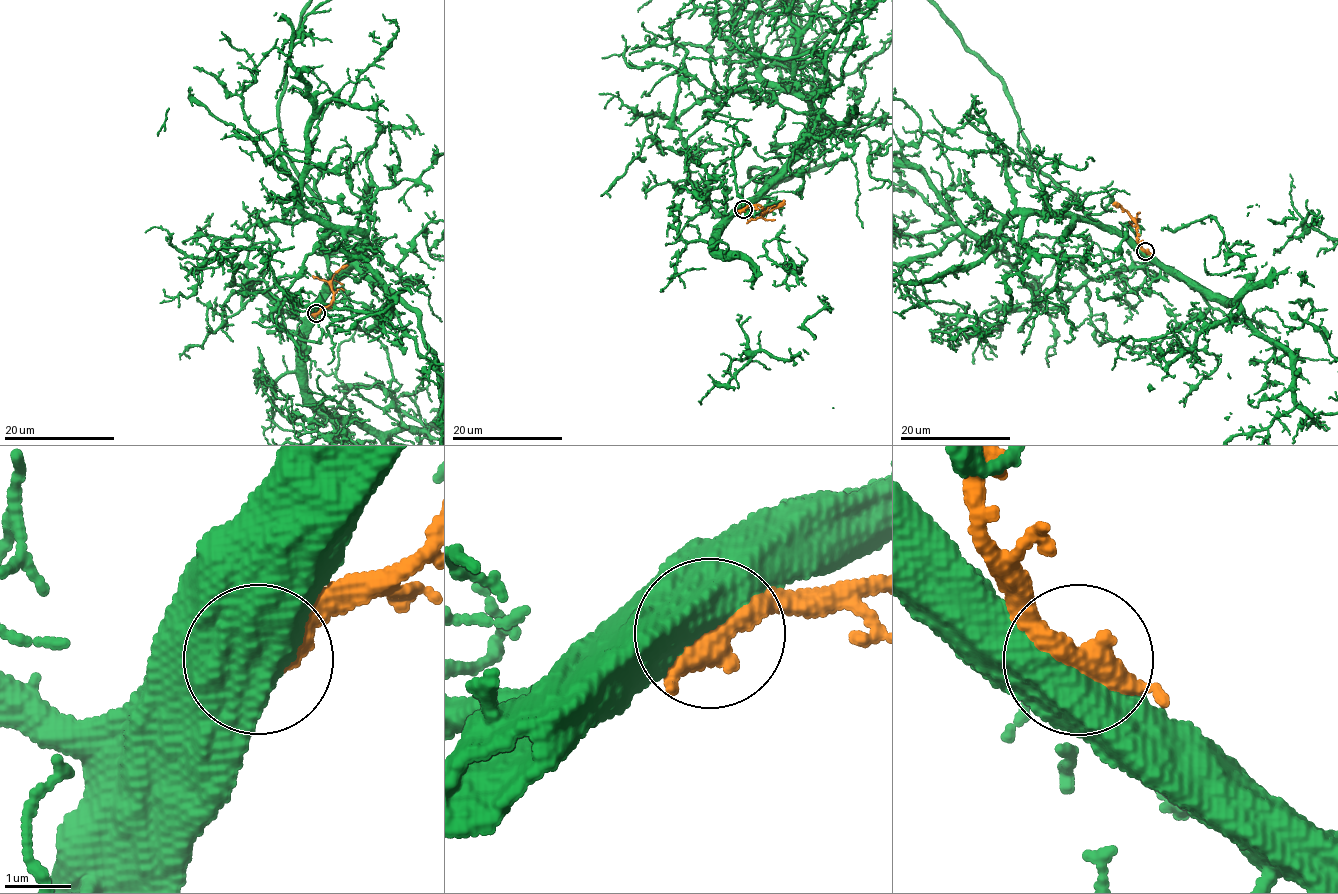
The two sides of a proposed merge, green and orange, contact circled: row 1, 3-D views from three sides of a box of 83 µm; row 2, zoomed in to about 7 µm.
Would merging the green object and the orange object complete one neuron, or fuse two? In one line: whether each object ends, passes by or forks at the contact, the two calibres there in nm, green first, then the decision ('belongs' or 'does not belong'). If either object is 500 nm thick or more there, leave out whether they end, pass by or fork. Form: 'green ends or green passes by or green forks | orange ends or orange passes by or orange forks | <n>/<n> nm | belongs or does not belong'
800/440 nm | does not belong

